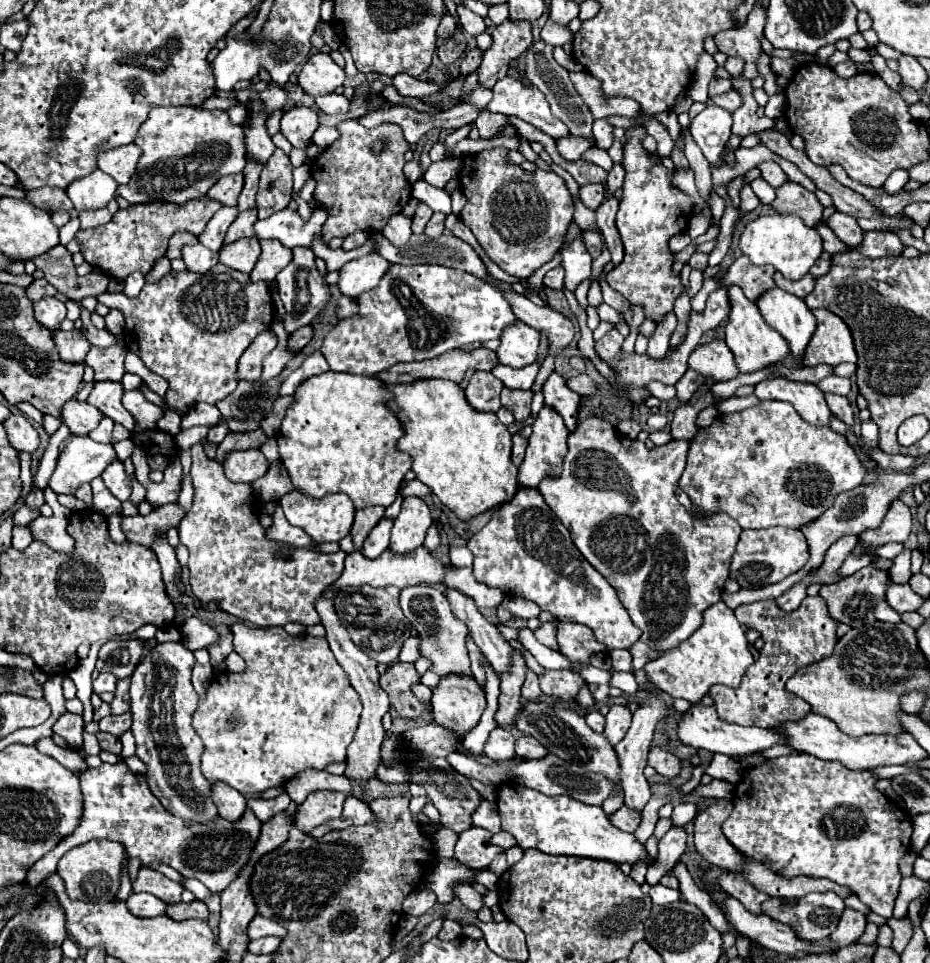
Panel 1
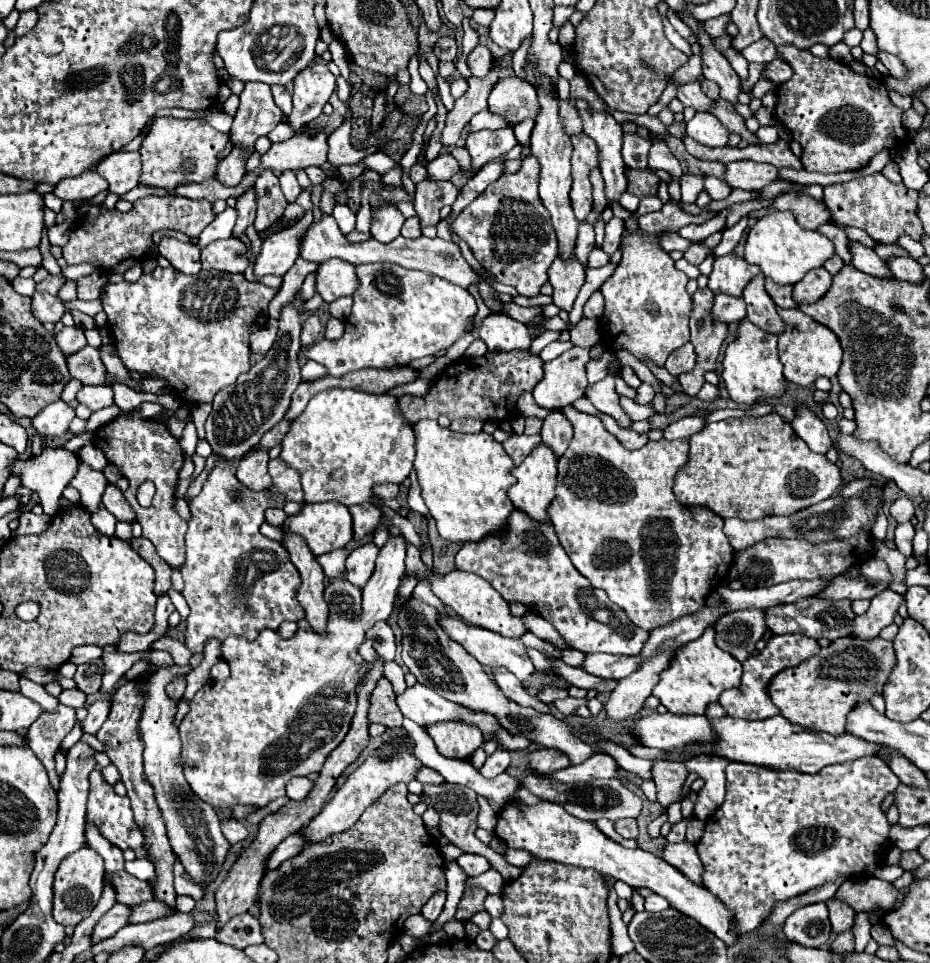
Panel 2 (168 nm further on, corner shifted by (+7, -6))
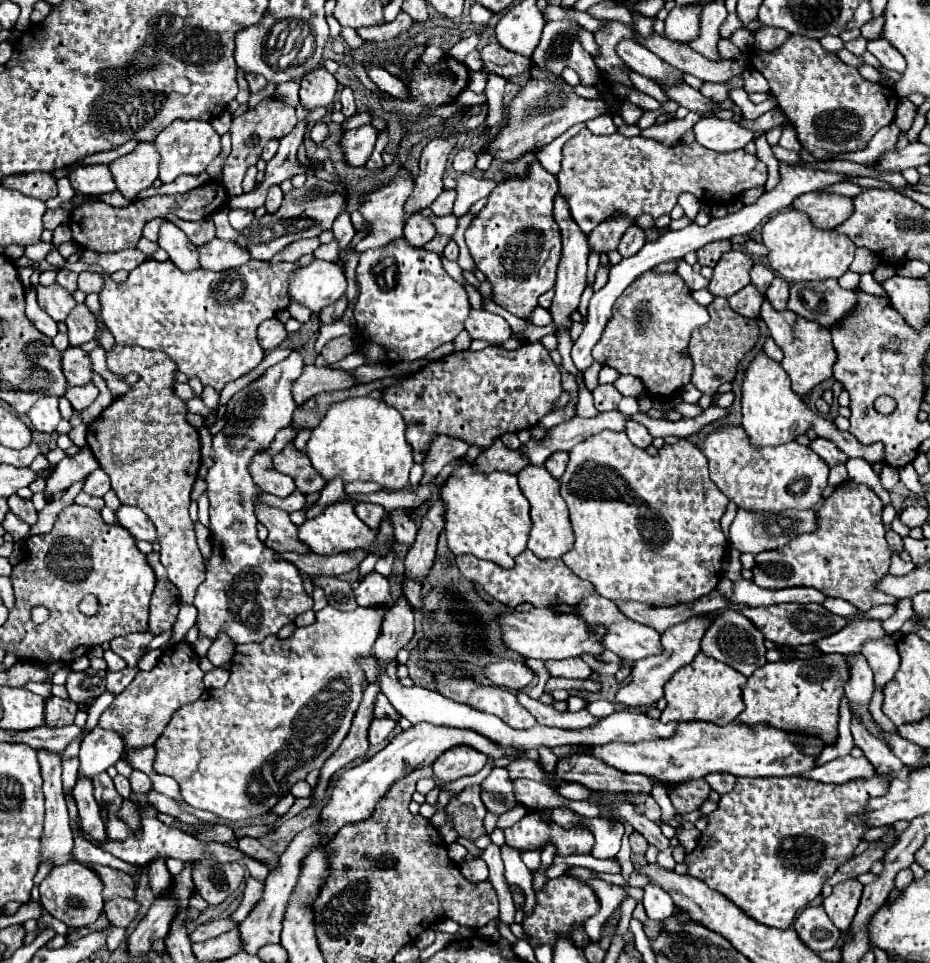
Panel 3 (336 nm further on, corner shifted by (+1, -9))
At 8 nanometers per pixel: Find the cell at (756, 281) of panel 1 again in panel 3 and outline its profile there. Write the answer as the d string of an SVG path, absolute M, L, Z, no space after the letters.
M729 251L719 259L719 263L713 269L713 277L709 281L709 291L715 297L731 297L739 289L743 289L749 283L749 271L751 271L753 259L747 253L741 251Z

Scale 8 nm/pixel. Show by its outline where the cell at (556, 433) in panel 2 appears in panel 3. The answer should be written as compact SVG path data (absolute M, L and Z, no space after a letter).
M565 451L555 453L555 455L551 455L551 457L547 459L545 469L551 473L551 477L561 479L561 475L563 475L563 471L565 471L565 467L567 467L567 461L569 461L569 455L567 455Z

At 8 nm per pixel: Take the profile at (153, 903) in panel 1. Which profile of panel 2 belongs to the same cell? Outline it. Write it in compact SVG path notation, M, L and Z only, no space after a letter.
M115 904L95 926L93 930L93 944L105 938L111 938L117 930L121 930L123 926L129 924L129 916L131 916L131 906L127 904Z

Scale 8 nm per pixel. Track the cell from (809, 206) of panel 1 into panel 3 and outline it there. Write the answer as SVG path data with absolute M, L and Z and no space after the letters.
M817 191L817 193L801 195L799 199L795 199L793 207L799 211L805 211L811 217L815 227L835 229L839 223L851 217L853 201L851 197L845 197L839 193Z

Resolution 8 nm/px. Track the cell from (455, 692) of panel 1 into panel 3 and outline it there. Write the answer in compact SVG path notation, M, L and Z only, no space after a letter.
M453 747L451 751L445 751L435 763L433 773L443 783L451 783L465 775L479 773L487 763L487 757L471 747Z

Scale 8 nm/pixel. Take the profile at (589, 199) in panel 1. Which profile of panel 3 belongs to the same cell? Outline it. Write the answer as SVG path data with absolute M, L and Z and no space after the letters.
M581 129L563 145L561 171L557 173L559 193L569 205L571 219L589 235L603 219L623 215L635 221L647 213L653 219L671 213L681 193L691 193L703 205L725 205L729 197L739 197L751 187L765 185L767 167L743 149L733 153L707 151L699 143L675 143L671 147L645 139L623 137L619 133L597 137Z

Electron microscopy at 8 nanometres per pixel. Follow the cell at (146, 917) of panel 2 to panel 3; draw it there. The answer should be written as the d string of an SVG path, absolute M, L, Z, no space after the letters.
M111 899L111 901L105 901L105 915L109 919L111 925L117 925L117 927L127 927L135 915L137 915L137 901L129 901L129 899Z

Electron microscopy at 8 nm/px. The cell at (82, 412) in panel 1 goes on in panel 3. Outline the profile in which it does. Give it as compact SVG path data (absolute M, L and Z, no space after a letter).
M45 397L37 399L37 403L29 411L29 419L41 433L53 433L57 423L61 421L59 409L57 409L57 397Z

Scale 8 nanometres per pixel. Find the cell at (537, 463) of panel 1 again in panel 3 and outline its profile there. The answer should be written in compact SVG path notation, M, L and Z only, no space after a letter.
M529 465L523 471L517 473L519 477L519 487L527 501L531 503L531 519L533 519L533 529L529 533L529 543L527 547L539 557L539 559L559 559L567 551L571 551L573 545L573 529L569 523L569 513L567 505L561 499L559 493L559 481L553 479L545 467L535 467Z

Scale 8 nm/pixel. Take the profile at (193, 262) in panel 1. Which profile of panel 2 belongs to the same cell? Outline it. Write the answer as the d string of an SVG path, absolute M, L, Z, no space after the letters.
M165 236L159 242L159 254L171 262L181 274L197 274L201 270L201 252L193 242L179 242L177 238Z

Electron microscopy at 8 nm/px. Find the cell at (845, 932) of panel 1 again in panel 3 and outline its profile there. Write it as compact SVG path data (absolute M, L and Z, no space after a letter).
M849 879L849 883L839 883L833 887L831 895L823 899L823 909L833 919L839 931L847 931L855 917L863 885L857 879Z

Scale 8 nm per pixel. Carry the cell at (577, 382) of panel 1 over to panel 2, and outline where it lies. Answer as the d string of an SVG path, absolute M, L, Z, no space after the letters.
M621 368L615 374L609 374L605 380L589 384L585 388L585 398L589 398L589 402L603 414L613 416L621 428L629 428L631 420L629 416L621 410L619 406L619 394L615 392L615 382L621 378Z

